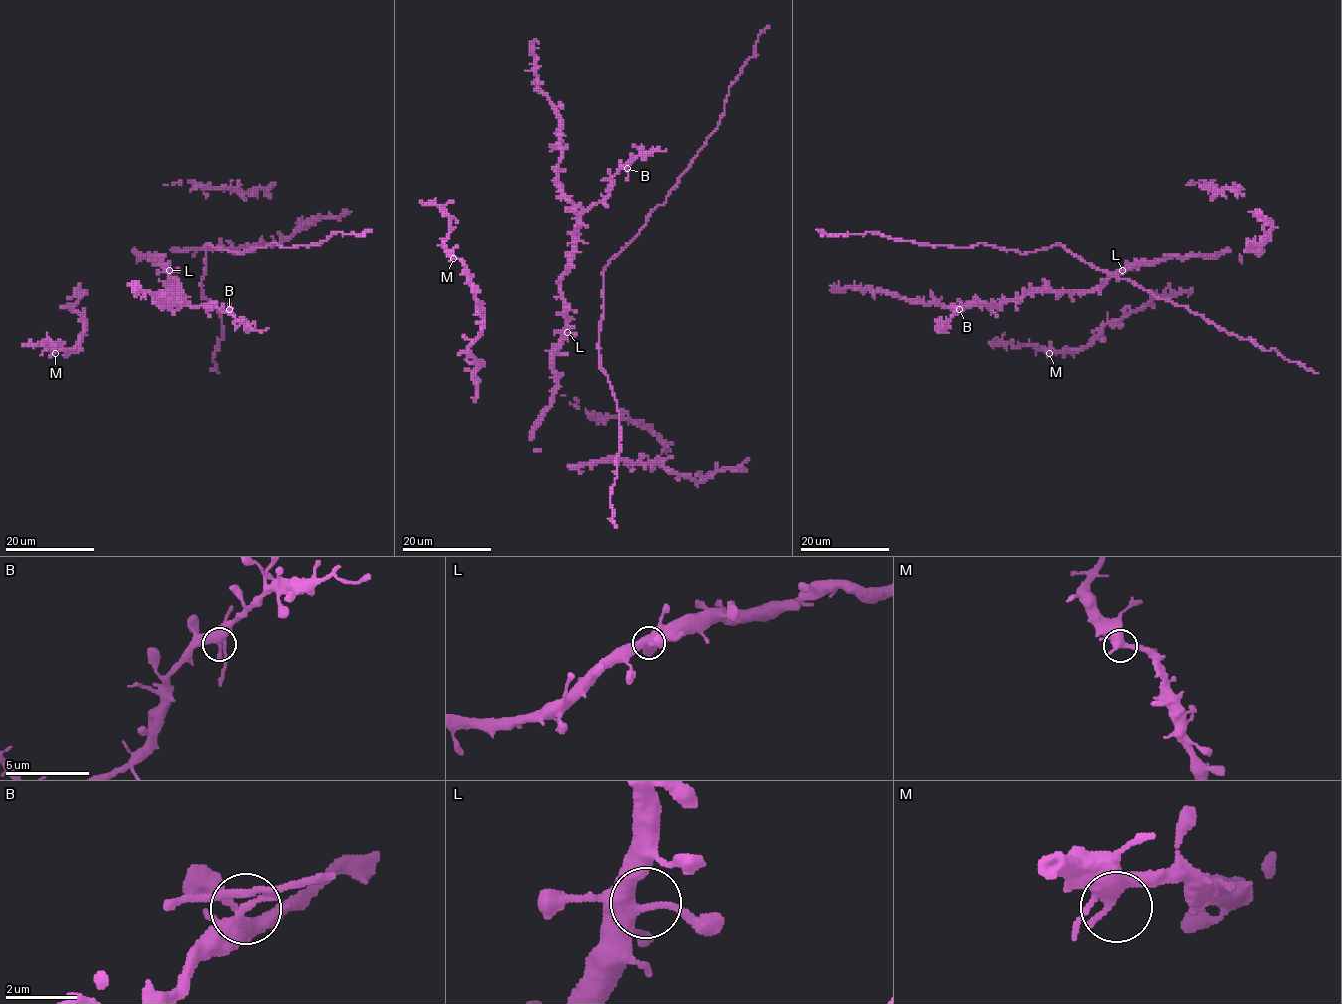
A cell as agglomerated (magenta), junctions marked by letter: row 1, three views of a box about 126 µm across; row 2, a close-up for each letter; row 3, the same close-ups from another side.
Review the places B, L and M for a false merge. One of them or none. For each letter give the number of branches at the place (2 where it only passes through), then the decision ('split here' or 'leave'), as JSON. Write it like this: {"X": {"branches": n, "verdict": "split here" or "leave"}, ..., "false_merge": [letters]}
{"B": {"branches": 3, "verdict": "split here"}, "L": {"branches": 3, "verdict": "leave"}, "M": {"branches": 3, "verdict": "leave"}, "false_merge": ["B"]}

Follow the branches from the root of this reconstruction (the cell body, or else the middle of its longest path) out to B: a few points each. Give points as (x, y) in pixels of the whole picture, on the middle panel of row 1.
B: (562, 338), (566, 305), (560, 277), (574, 248), (578, 219), (607, 194), (611, 179), (626, 168)

